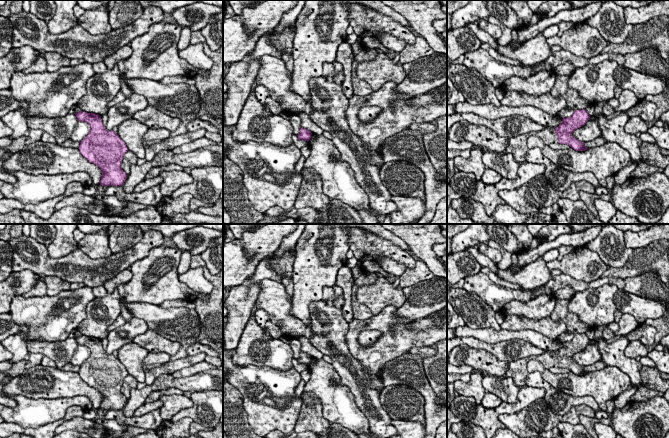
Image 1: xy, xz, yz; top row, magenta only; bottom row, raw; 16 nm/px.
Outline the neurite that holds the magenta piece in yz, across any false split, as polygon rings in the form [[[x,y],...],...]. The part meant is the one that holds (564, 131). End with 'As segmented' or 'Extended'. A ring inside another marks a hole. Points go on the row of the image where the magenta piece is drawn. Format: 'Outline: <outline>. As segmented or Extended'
Outline: [[[586,109],[574,111],[571,117],[562,119],[562,123],[555,128],[555,131],[551,131],[545,127],[541,131],[534,131],[512,137],[508,140],[508,148],[504,151],[505,153],[511,153],[514,159],[522,164],[526,160],[526,154],[529,150],[527,146],[527,139],[530,136],[537,136],[541,138],[546,145],[555,143],[556,141],[560,144],[567,144],[576,151],[585,151],[588,148],[584,146],[584,142],[579,141],[572,136],[572,133],[586,124],[589,120],[590,115]]]. Extended

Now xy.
Outline: [[[81,111],[74,113],[78,121],[86,122],[90,125],[89,134],[80,142],[80,153],[90,162],[97,165],[102,171],[100,185],[102,186],[122,186],[127,178],[127,174],[122,170],[121,163],[128,148],[125,142],[113,130],[108,131],[104,126],[101,116],[95,113]]]. As segmented

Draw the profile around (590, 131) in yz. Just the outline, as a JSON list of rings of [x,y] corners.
[[[587,121],[585,125],[576,129],[572,136],[581,142],[589,142],[600,137],[601,130],[597,121]]]

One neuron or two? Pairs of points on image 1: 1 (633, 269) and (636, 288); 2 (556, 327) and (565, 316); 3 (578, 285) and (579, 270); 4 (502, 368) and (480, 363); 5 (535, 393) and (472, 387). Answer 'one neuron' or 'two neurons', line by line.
1: two neurons
2: two neurons
3: two neurons
4: one neuron
5: two neurons

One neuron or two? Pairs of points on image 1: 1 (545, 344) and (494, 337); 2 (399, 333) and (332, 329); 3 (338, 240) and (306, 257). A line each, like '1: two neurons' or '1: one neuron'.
1: one neuron
2: two neurons
3: one neuron

